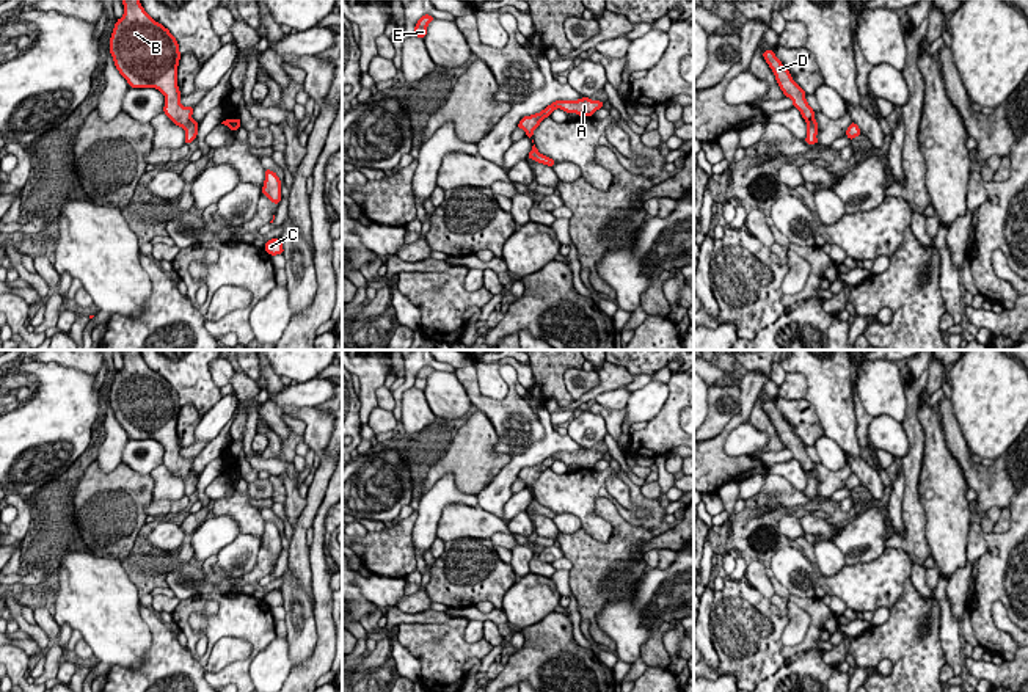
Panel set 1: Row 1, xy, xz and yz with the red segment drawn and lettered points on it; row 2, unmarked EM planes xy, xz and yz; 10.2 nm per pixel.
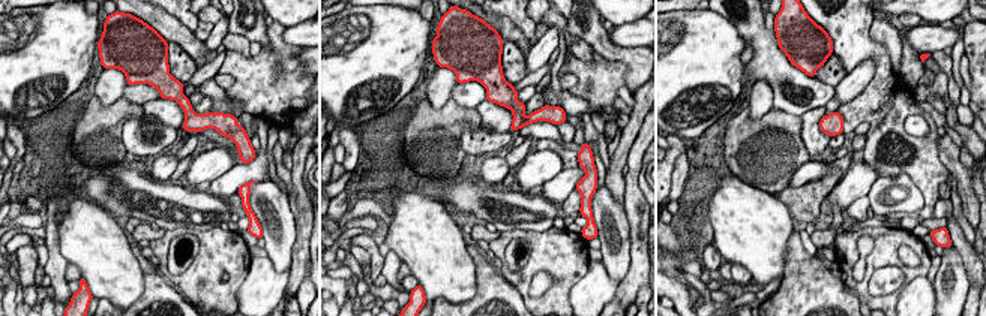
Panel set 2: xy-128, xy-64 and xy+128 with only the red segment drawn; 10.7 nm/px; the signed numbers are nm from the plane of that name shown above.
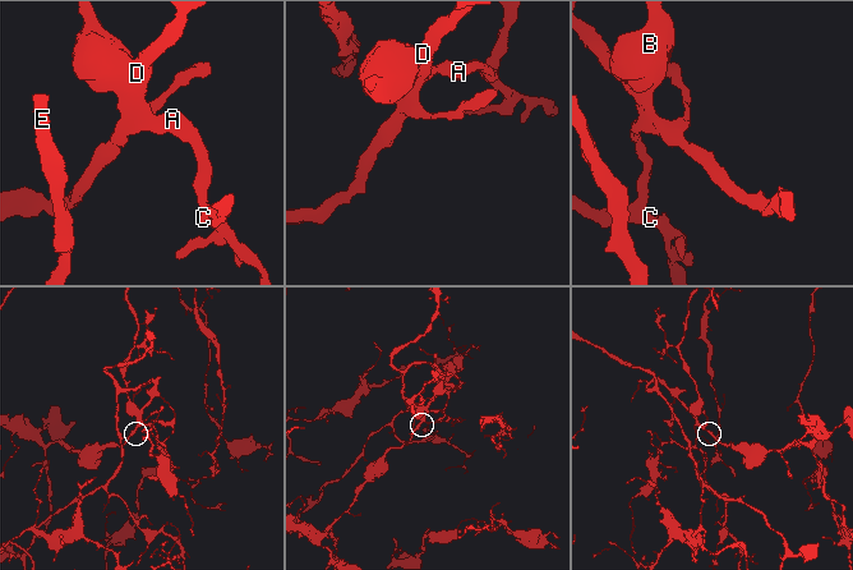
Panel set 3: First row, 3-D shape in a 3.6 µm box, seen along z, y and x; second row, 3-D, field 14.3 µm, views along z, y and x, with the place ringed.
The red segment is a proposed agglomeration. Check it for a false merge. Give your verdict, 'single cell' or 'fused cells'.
single cell

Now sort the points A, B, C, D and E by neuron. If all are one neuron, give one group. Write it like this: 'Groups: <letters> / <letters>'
Groups: A B C D E

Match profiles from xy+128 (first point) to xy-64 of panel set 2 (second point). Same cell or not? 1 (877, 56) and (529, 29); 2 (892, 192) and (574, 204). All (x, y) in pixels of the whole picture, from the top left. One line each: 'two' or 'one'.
1: one
2: two

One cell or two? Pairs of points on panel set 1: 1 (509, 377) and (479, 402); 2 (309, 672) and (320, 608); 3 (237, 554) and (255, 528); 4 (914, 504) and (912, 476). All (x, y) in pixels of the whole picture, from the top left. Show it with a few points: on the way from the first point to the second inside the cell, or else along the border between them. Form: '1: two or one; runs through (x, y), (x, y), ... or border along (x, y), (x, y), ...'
1: one; runs through (510, 389), (510, 396), (503, 404), (492, 404)
2: one; runs through (322, 656), (324, 623)
3: two; border along (240, 532), (259, 539), (258, 562), (250, 571)
4: one; runs through (912, 498), (912, 482)

